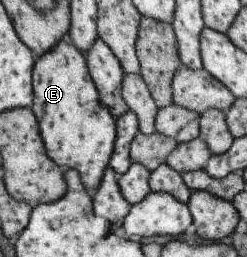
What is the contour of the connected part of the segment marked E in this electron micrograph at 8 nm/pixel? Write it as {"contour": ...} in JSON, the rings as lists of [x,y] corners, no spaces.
{"contour":[[[67,38],[59,40],[45,54],[35,58],[31,70],[31,87],[32,104],[29,108],[37,120],[42,144],[48,158],[59,167],[75,169],[85,189],[96,188],[113,153],[116,125],[114,118],[98,98],[97,90],[86,66],[84,53],[80,52]]]}

